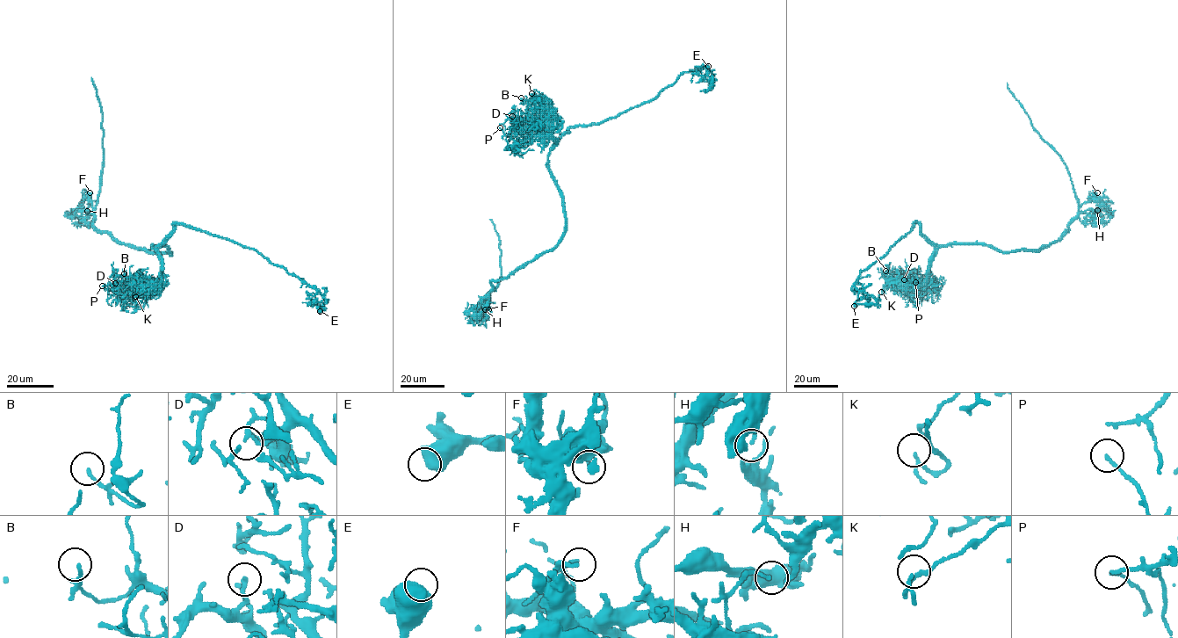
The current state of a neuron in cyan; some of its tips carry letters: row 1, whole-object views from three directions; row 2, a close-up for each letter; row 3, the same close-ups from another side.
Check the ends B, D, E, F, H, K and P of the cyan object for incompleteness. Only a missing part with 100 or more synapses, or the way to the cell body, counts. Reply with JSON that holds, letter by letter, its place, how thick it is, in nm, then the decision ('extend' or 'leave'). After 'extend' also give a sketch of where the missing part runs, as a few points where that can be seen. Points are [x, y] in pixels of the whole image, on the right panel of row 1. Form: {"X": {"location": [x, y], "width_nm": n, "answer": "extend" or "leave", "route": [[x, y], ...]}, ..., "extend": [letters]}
{"B": {"location": [885, 271], "width_nm": 130, "answer": "leave"}, "D": {"location": [904, 279], "width_nm": 140, "answer": "leave"}, "E": {"location": [854, 306], "width_nm": 850, "answer": "leave"}, "F": {"location": [1097, 192], "width_nm": 150, "answer": "leave"}, "H": {"location": [1097, 210], "width_nm": 90, "answer": "leave"}, "K": {"location": [881, 292], "width_nm": 110, "answer": "leave"}, "P": {"location": [915, 282], "width_nm": 100, "answer": "leave"}, "extend": []}

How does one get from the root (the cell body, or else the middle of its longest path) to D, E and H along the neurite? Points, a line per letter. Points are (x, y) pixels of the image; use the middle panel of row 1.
D: (561, 192), (548, 167), (548, 154), (556, 141), (549, 136), (529, 135), (515, 123), (512, 116)
E: (561, 192), (548, 170), (548, 153), (565, 133), (651, 101), (683, 73), (706, 67), (711, 88), (708, 66)
H: (561, 192), (565, 214), (561, 239), (504, 278), (492, 280), (485, 309)

